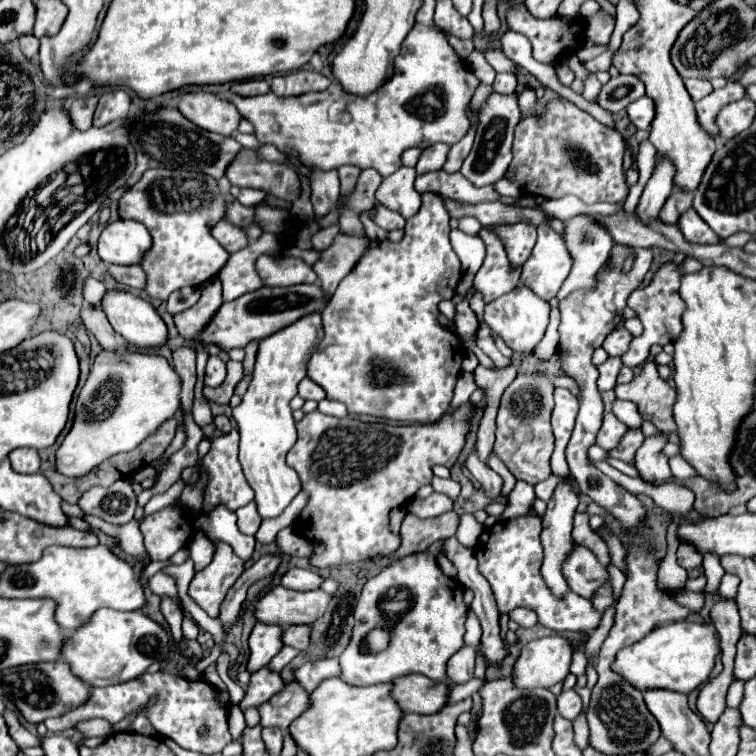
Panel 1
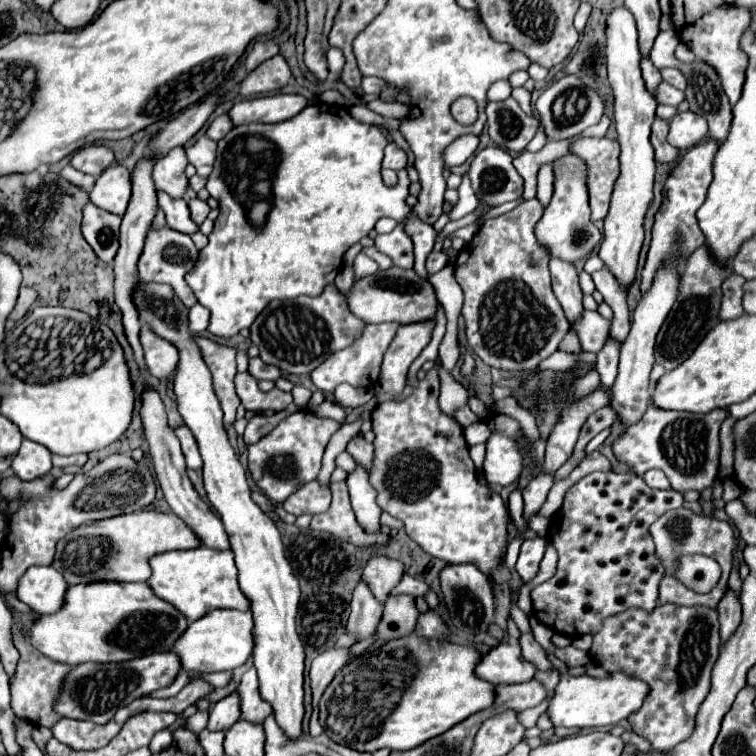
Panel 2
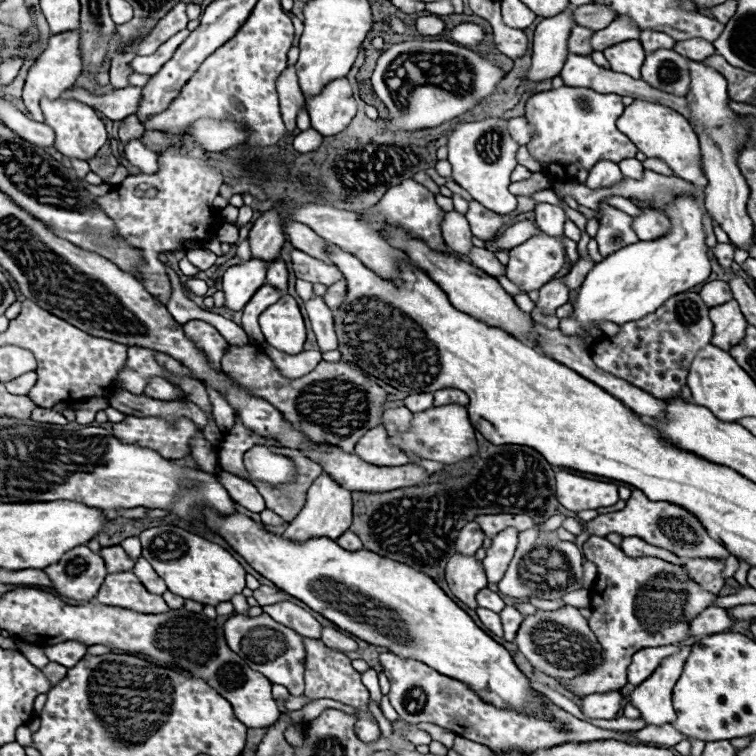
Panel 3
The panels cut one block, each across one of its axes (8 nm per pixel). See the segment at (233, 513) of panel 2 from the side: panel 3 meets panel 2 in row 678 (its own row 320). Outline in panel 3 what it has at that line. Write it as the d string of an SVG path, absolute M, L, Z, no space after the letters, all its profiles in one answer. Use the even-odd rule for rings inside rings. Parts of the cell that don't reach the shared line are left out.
M284 294L276 304L268 306L260 314L260 328L270 346L286 354L298 354L304 350L306 328L296 300Z

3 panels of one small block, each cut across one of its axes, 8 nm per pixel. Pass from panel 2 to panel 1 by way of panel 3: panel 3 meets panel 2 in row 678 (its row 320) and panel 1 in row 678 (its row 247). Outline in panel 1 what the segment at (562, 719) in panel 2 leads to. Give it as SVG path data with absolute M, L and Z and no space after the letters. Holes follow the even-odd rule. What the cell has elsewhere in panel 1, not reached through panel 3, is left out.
M680 620L672 624L662 624L654 628L638 644L622 648L612 668L638 690L668 688L688 694L708 680L708 674L714 668L718 654L720 654L720 636L712 624Z

